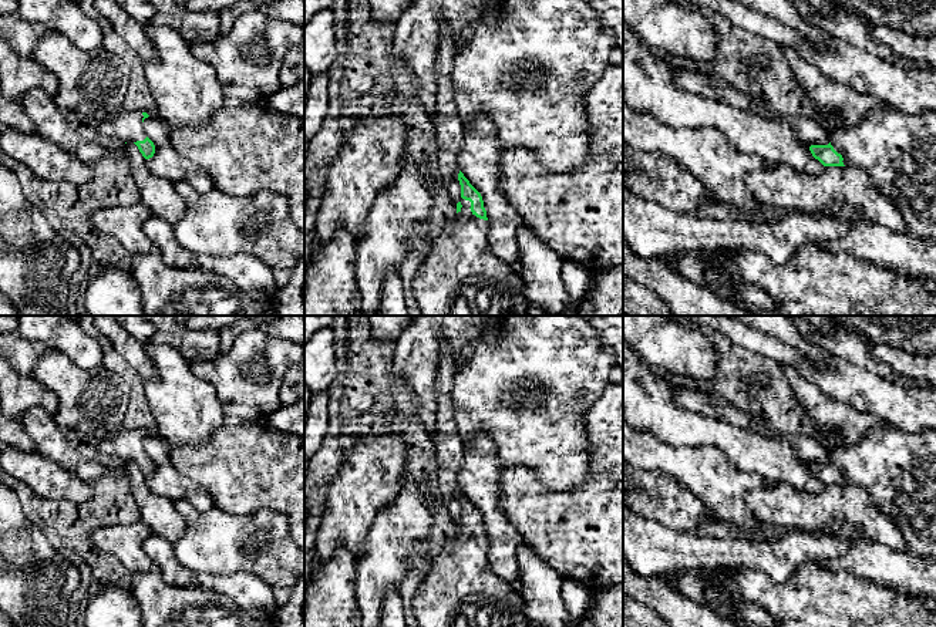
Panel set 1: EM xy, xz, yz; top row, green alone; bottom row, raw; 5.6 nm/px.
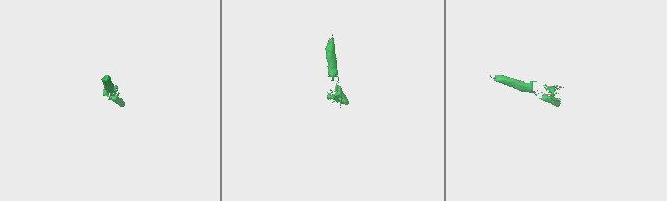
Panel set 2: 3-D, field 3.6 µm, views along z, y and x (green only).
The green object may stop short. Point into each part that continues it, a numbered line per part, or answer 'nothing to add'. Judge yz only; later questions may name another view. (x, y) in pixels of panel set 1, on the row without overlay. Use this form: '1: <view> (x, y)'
1: yz (898, 469)

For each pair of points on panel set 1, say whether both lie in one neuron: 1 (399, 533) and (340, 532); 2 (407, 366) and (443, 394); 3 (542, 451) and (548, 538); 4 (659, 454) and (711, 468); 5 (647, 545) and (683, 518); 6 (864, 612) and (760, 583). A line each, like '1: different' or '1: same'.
1: different
2: different
3: different
4: same
5: different
6: same

